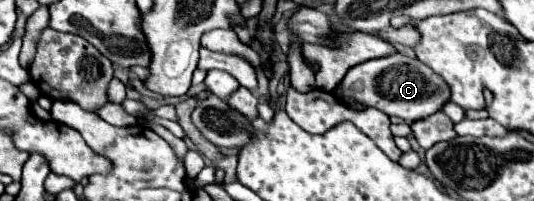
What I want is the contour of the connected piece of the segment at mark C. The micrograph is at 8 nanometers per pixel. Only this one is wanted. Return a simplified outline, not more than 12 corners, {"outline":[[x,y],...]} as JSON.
{"outline":[[400,52],[350,68],[340,98],[408,124],[442,110],[450,88]]}

